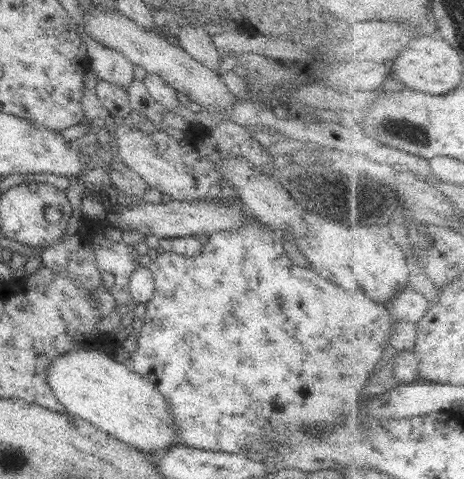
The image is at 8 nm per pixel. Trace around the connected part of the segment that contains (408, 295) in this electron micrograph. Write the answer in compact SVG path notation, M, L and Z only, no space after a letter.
M403 288L395 300L387 302L387 308L395 319L401 322L421 322L425 314L429 312L432 302L429 302L423 294L419 294L413 288Z

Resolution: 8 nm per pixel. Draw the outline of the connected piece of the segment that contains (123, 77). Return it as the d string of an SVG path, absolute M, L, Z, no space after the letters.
M76 25L75 30L85 43L87 63L97 74L97 77L127 91L129 84L133 81L134 64L129 62L120 52L91 39L83 31L82 25Z

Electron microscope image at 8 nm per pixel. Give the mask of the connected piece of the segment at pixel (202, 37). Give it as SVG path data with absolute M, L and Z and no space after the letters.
M192 21L192 25L184 24L179 27L176 38L177 46L219 76L218 68L221 56L211 43L211 37L207 35L207 31L197 27Z

